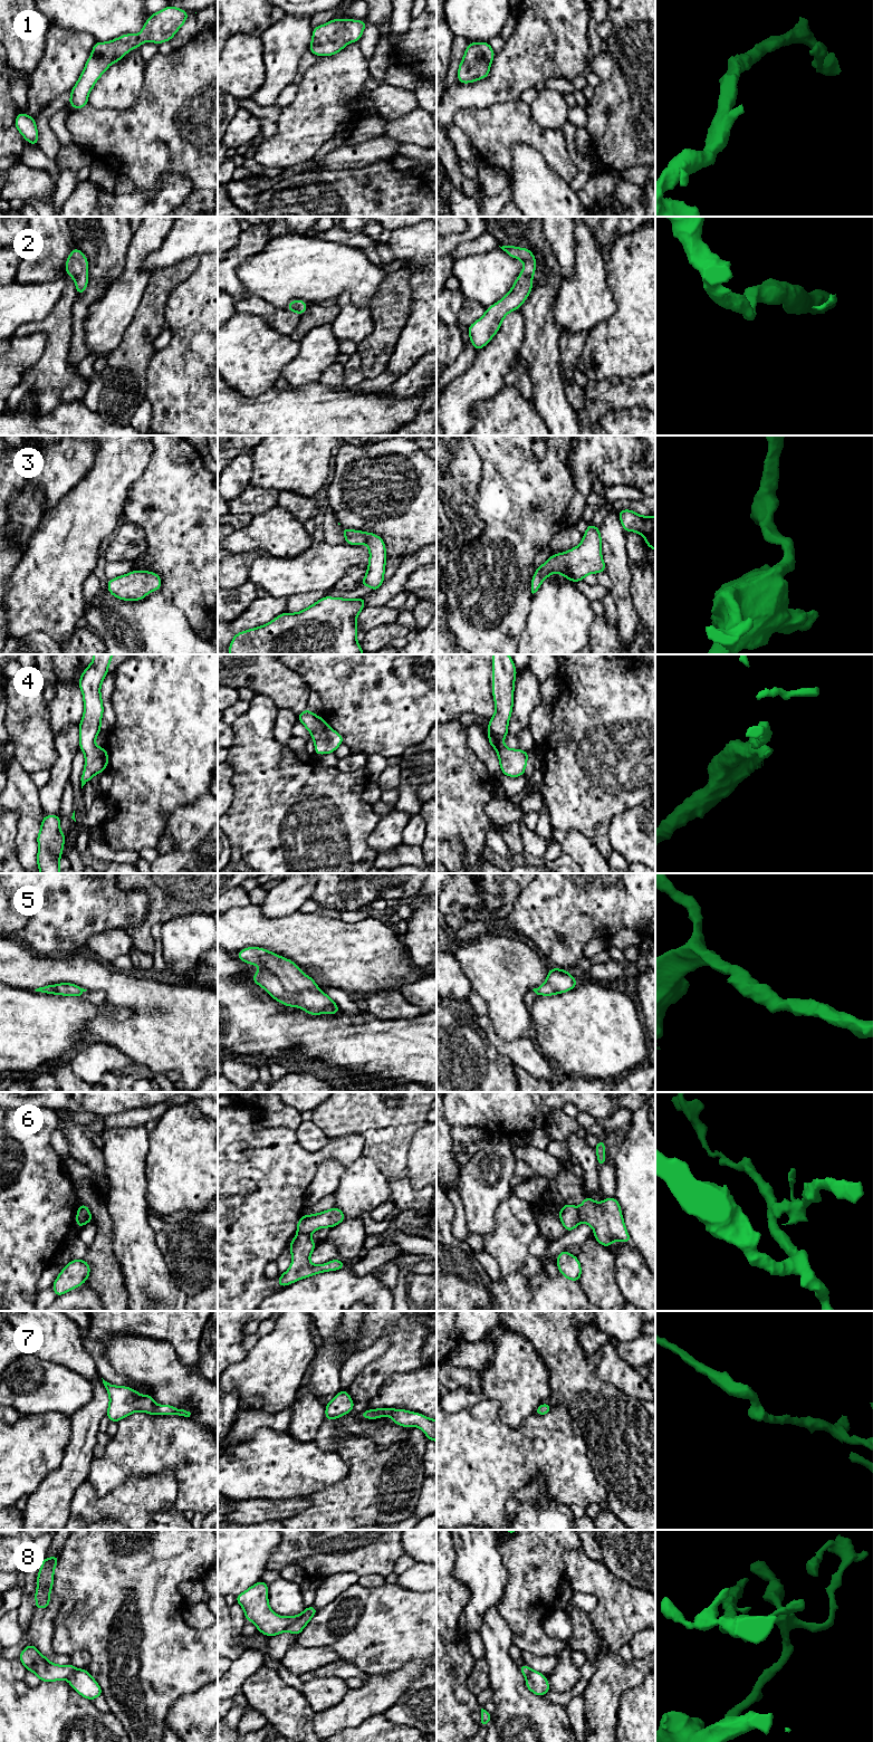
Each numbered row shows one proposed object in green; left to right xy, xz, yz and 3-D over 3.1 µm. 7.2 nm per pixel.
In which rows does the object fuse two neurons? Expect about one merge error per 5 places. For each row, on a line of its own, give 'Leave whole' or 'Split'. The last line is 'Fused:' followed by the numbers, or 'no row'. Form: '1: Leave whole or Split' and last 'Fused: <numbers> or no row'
1: Leave whole
2: Leave whole
3: Leave whole
4: Leave whole
5: Leave whole
6: Split
7: Leave whole
8: Split
Fused: 6, 8

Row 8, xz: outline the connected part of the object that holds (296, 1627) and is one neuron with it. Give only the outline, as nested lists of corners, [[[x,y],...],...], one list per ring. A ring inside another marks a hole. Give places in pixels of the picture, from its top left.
[[[306,1614],[305,1616],[301,1616],[296,1621],[294,1621],[291,1625],[289,1625],[285,1631],[291,1633],[296,1636],[298,1636],[303,1629],[306,1627],[306,1625],[310,1621],[314,1615]]]

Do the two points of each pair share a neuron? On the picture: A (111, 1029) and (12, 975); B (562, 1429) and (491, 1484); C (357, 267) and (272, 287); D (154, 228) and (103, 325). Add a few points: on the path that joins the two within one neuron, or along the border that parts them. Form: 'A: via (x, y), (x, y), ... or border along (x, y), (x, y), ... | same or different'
A: via (135, 1004), (98, 975), (53, 972) | same
B: via (544, 1447), (521, 1454), (509, 1466) | same
C: via (336, 268), (294, 269) | same
D: via (137, 252), (134, 259), (133, 280), (120, 300) | same

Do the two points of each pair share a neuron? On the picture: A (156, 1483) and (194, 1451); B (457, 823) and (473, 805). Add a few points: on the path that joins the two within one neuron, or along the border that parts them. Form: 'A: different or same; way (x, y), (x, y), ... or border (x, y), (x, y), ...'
A: different; border (144, 1476), (169, 1471), (176, 1483), (176, 1498)
B: same; way (460, 819), (469, 810)

